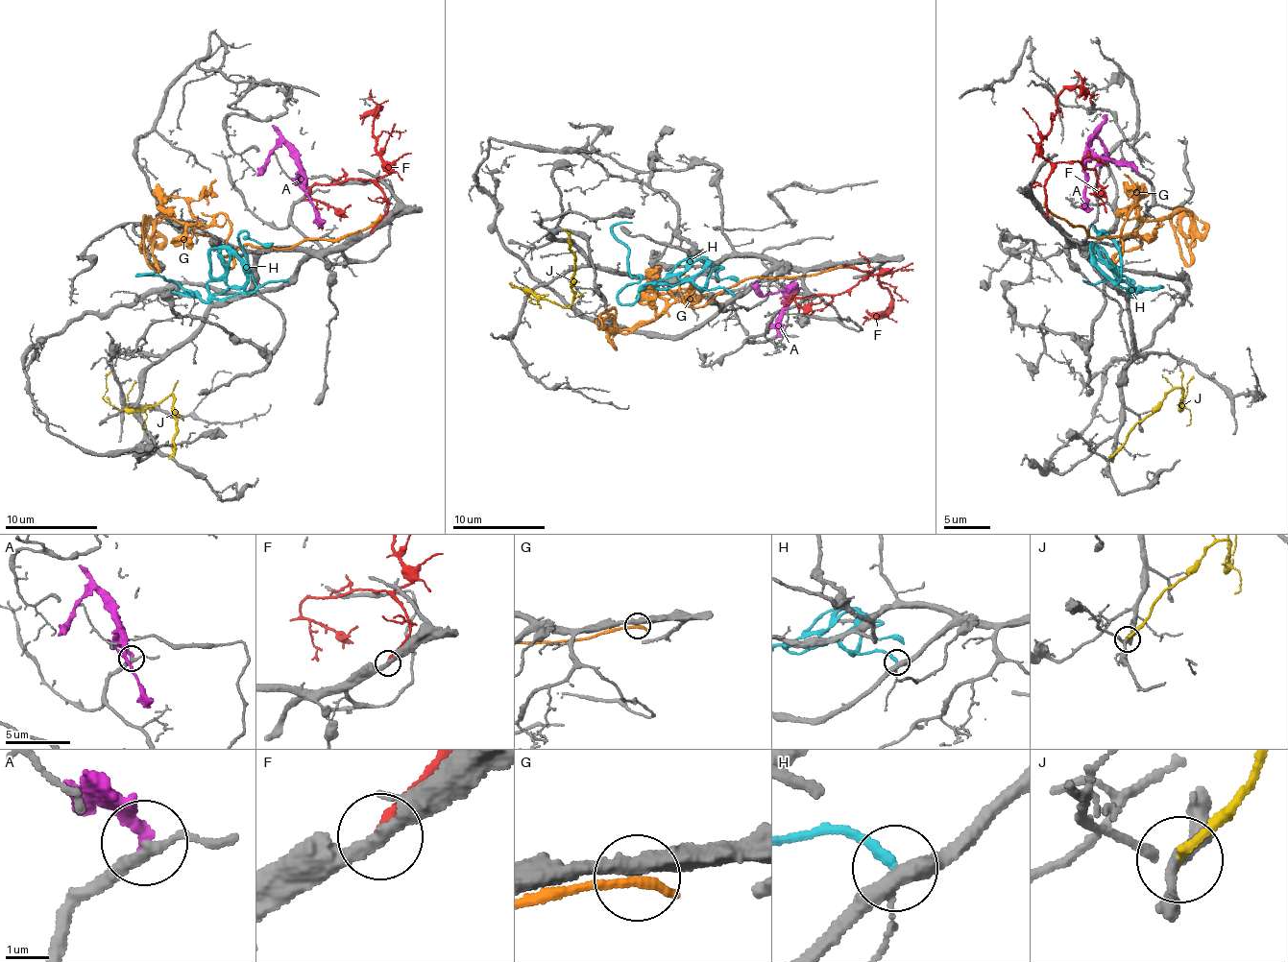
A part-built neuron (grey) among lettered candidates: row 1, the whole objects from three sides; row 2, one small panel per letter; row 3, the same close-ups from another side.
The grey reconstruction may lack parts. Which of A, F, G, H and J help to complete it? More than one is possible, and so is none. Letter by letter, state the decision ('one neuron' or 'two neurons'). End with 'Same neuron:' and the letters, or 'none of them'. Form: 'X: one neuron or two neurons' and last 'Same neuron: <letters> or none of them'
A: two neurons
F: two neurons
G: two neurons
H: two neurons
J: two neurons
Same neuron: none of them

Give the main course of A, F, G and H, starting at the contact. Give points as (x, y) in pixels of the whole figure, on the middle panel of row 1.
A: (778, 335), (782, 309), (796, 290), (765, 294), (752, 283)
F: (843, 265), (871, 273), (839, 294), (791, 298), (806, 308), (823, 300)
G: (849, 266), (745, 277), (697, 306), (685, 301), (686, 277), (696, 302), (668, 304), (626, 334), (598, 317)
H: (734, 295), (689, 281), (643, 284), (631, 276), (627, 251), (613, 233), (618, 224), (632, 223)

